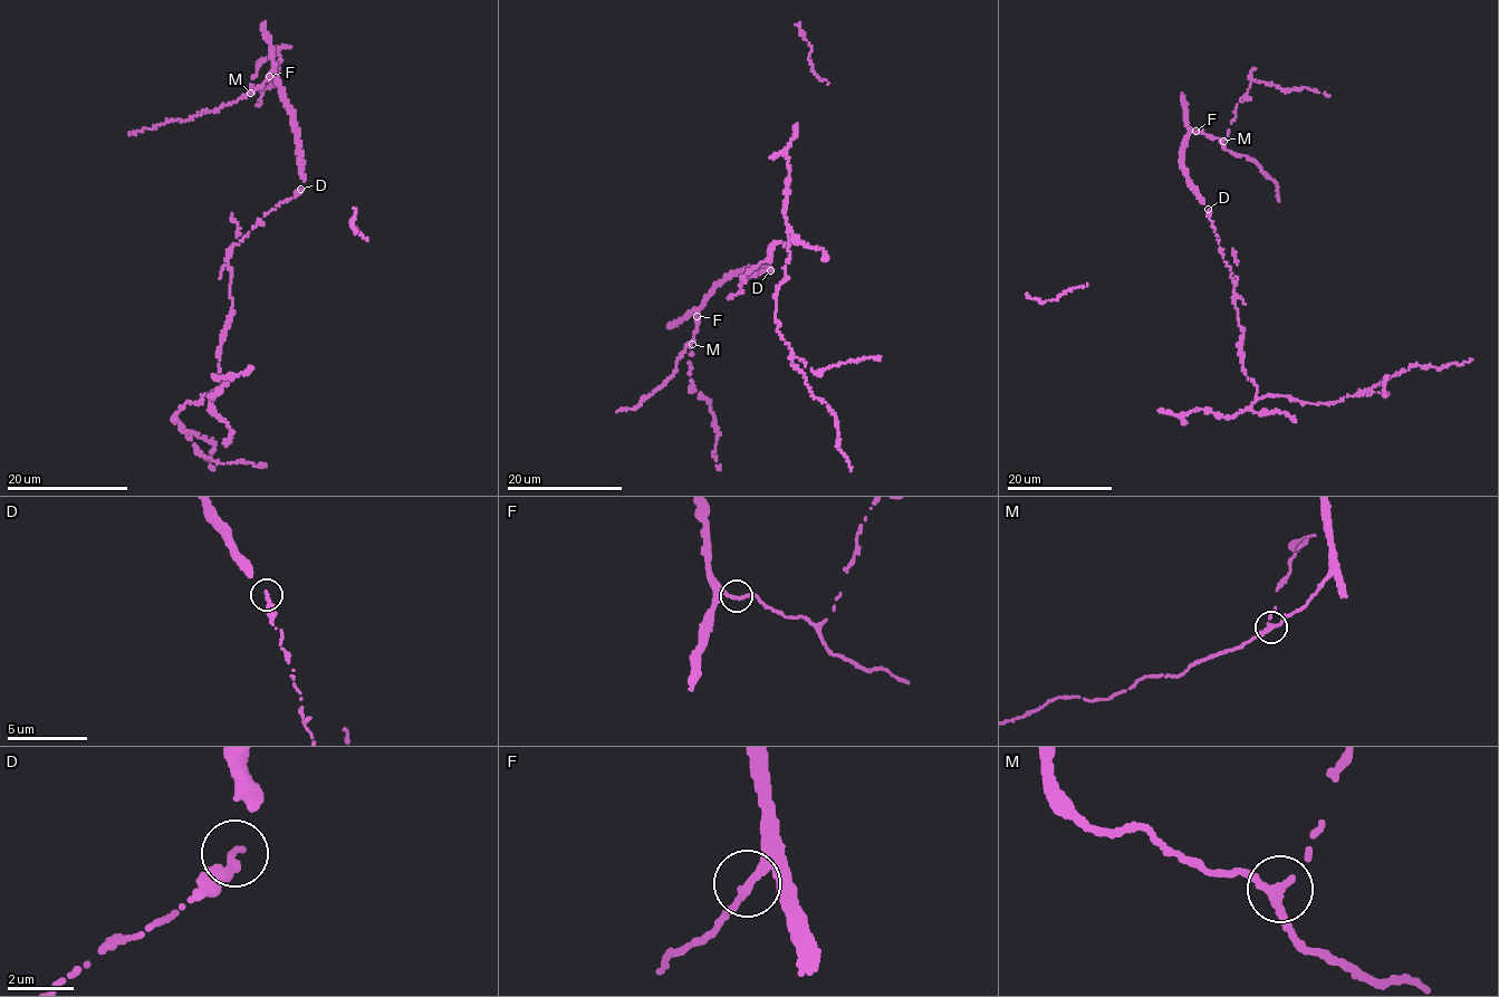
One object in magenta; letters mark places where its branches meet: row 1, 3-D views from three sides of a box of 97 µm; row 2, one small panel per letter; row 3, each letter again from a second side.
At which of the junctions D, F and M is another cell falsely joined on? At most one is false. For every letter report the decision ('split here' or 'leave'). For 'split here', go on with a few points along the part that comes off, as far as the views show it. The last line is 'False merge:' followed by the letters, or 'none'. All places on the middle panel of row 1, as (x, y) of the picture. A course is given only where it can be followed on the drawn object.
D: split here | (770, 270), (740, 280), (775, 242), (791, 243), (776, 290), (778, 328), (834, 415), (852, 470)
F: leave
M: leave
False merge: D

